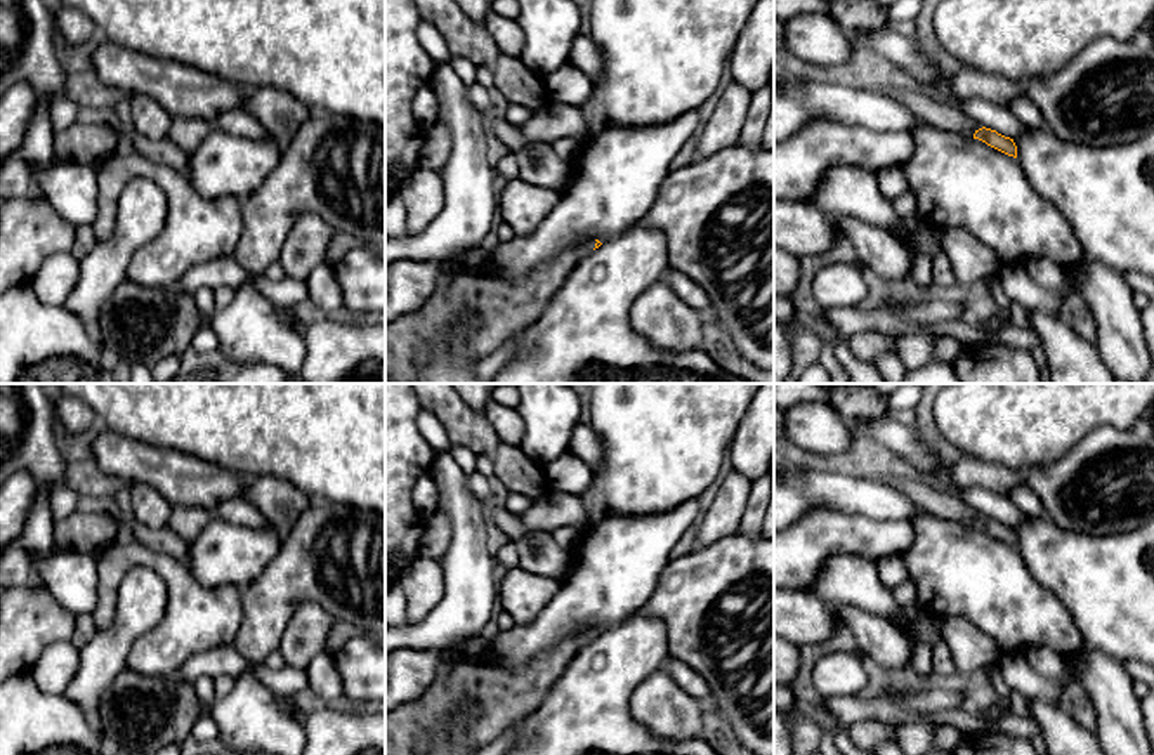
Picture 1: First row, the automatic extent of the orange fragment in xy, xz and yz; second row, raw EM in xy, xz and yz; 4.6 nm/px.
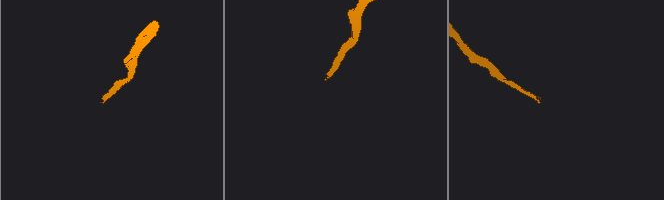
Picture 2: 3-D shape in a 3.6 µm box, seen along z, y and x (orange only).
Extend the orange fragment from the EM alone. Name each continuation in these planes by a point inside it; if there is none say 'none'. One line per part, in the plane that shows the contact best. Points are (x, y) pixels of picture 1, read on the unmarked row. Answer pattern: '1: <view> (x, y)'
1: yz (941, 502)

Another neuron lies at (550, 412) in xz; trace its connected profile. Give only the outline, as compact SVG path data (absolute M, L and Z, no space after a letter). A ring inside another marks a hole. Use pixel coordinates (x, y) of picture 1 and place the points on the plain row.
M517 384L517 411L524 420L519 448L548 463L569 451L571 432L580 423L581 403L566 384Z

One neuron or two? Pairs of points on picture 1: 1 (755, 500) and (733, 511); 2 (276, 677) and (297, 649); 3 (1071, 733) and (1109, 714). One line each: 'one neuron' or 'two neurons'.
1: two neurons
2: two neurons
3: two neurons

